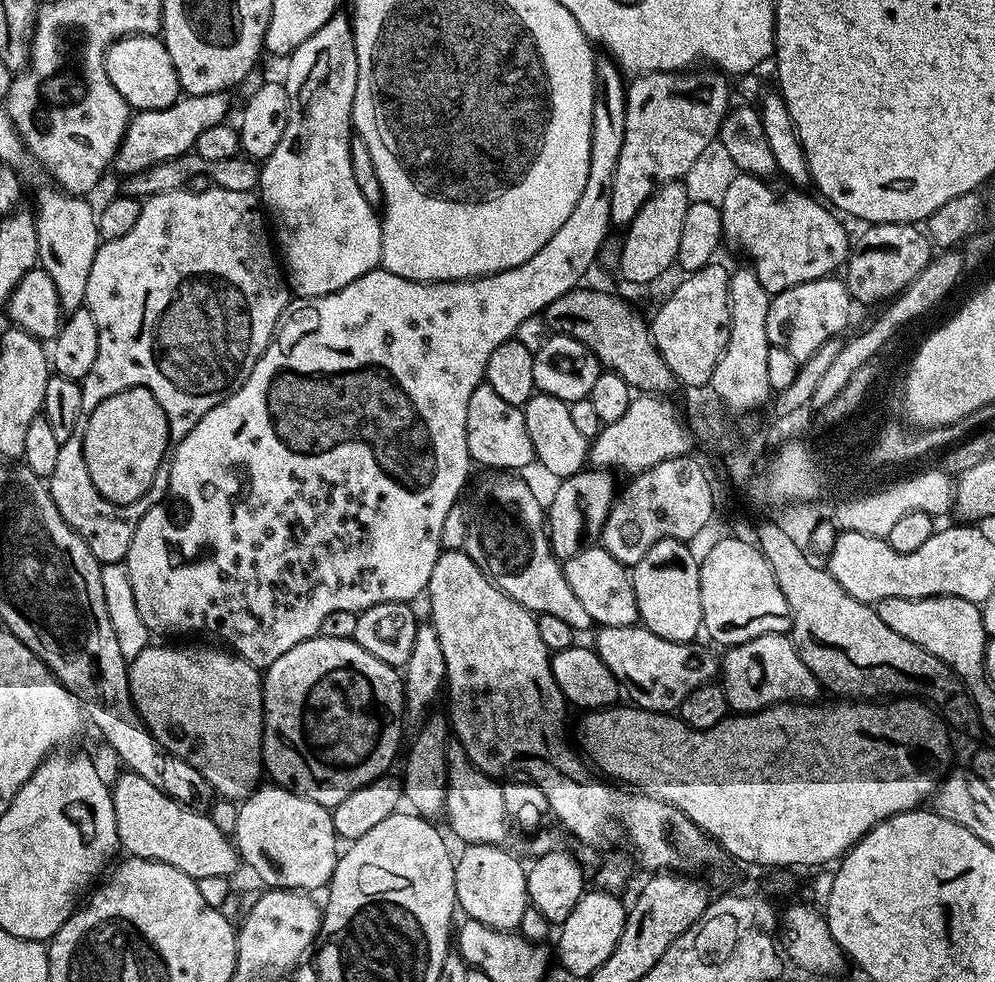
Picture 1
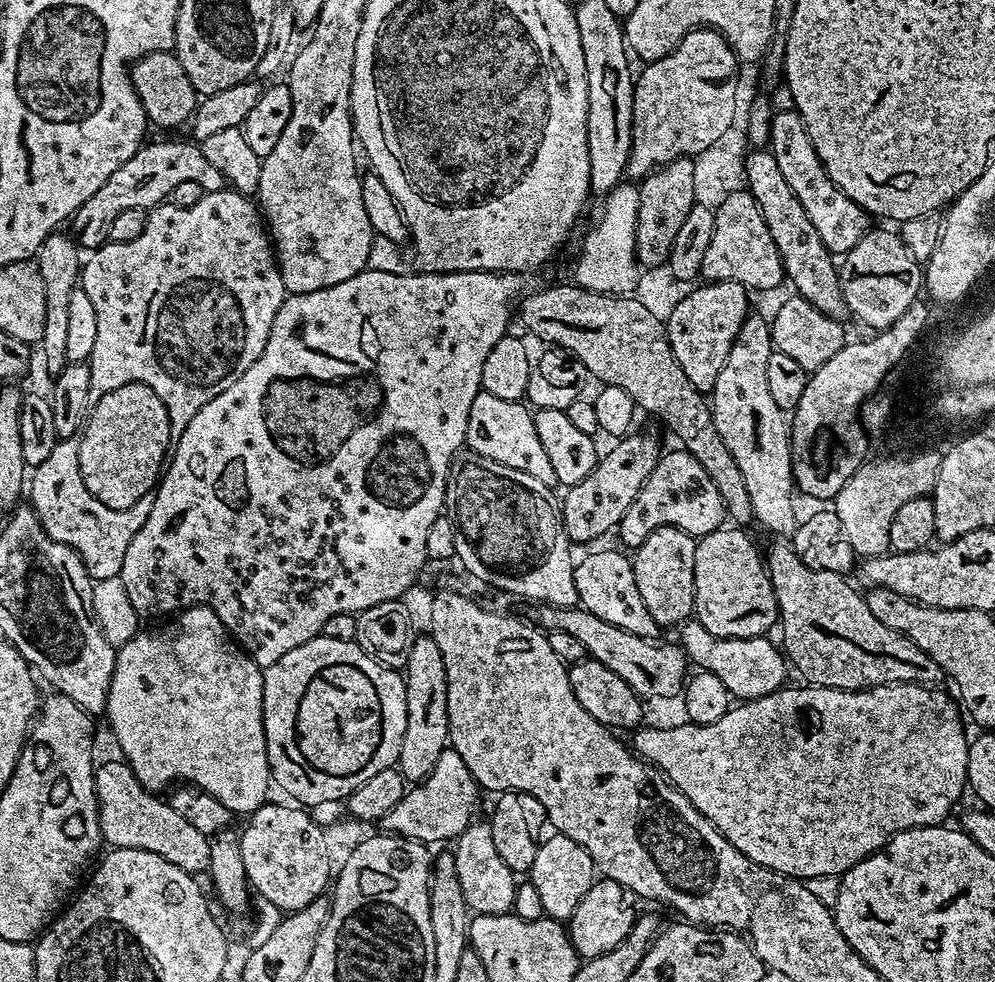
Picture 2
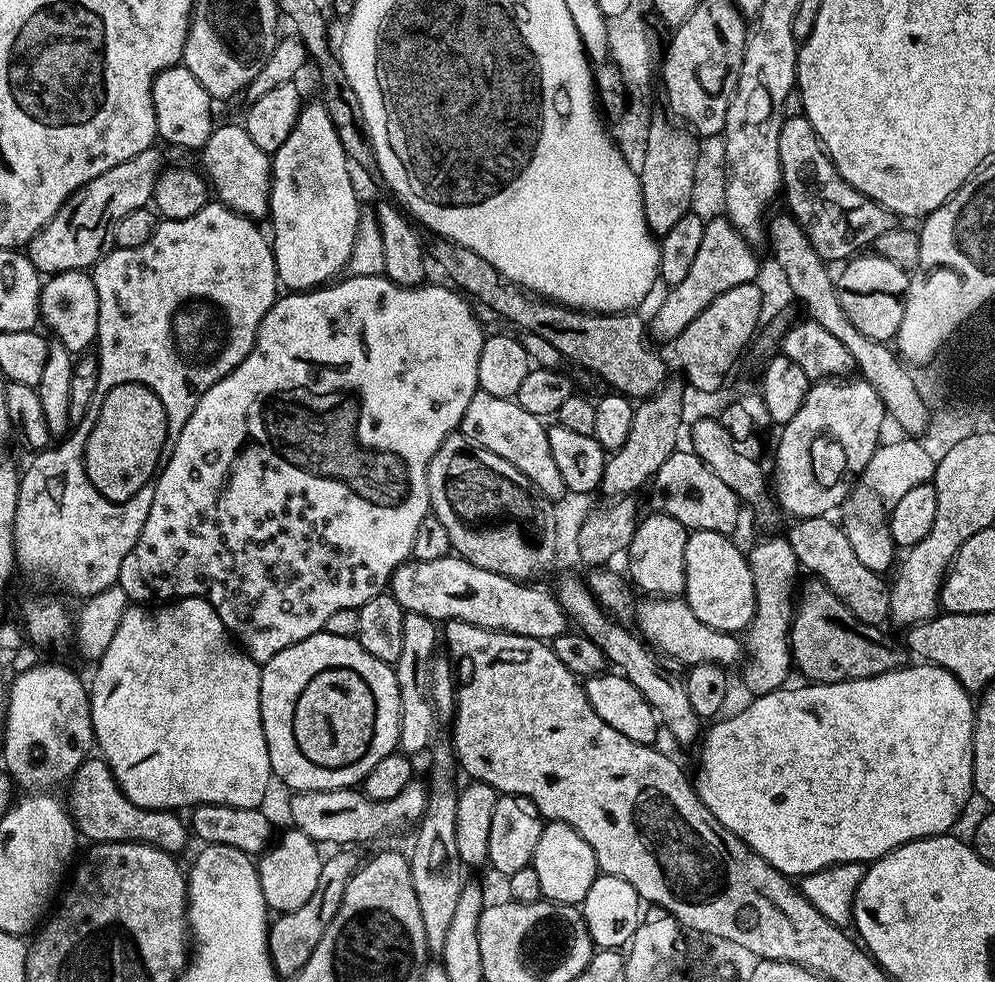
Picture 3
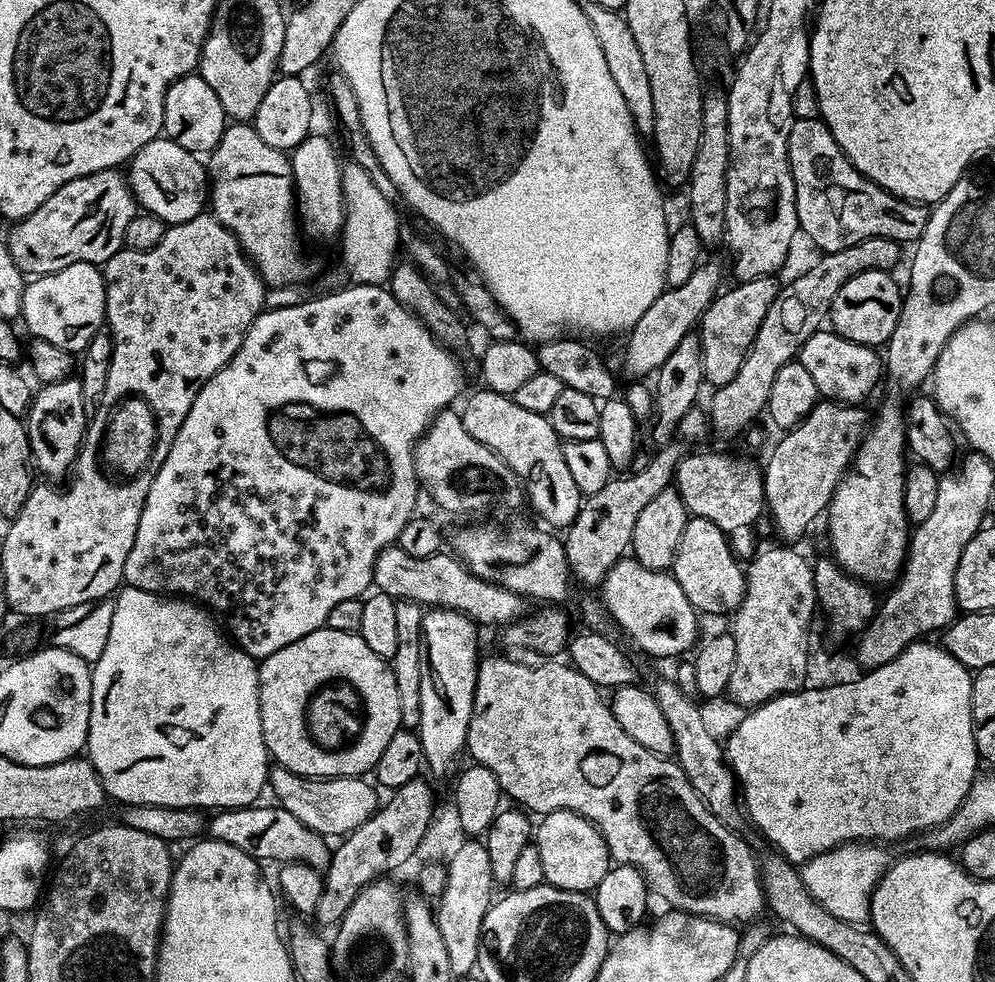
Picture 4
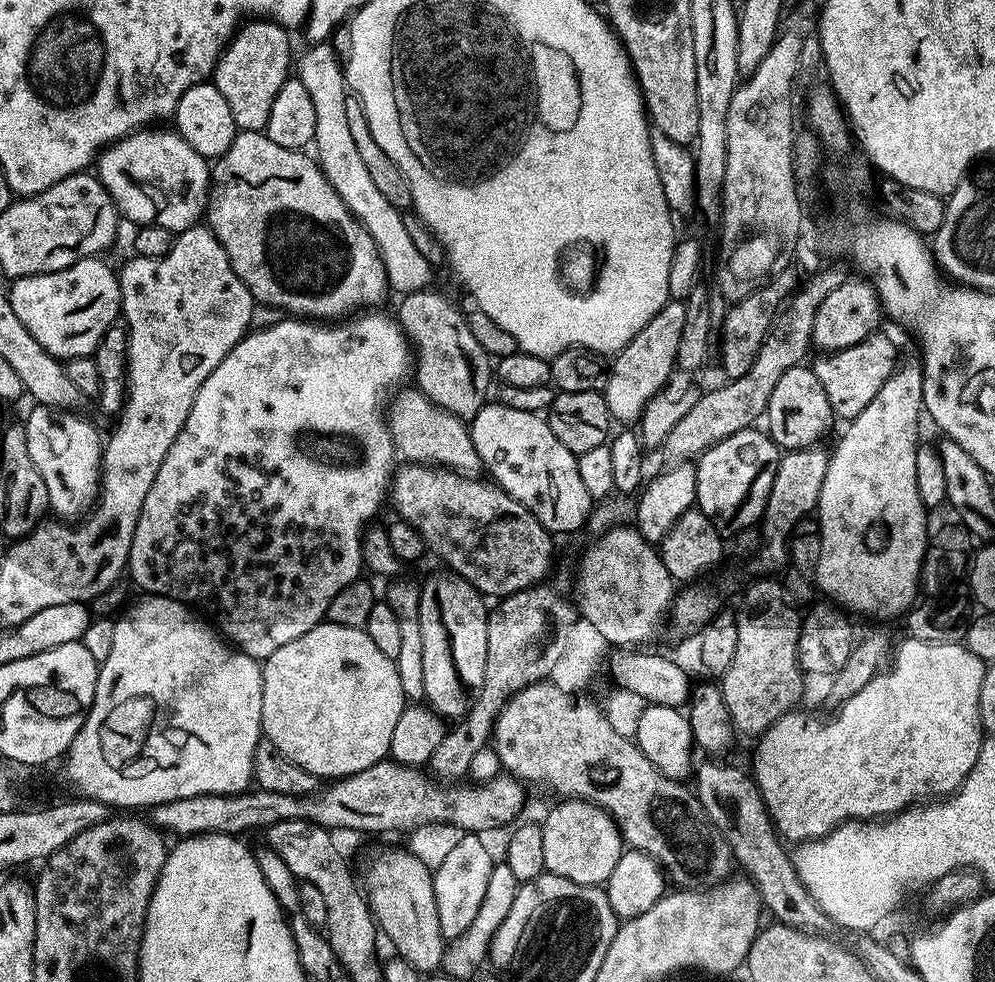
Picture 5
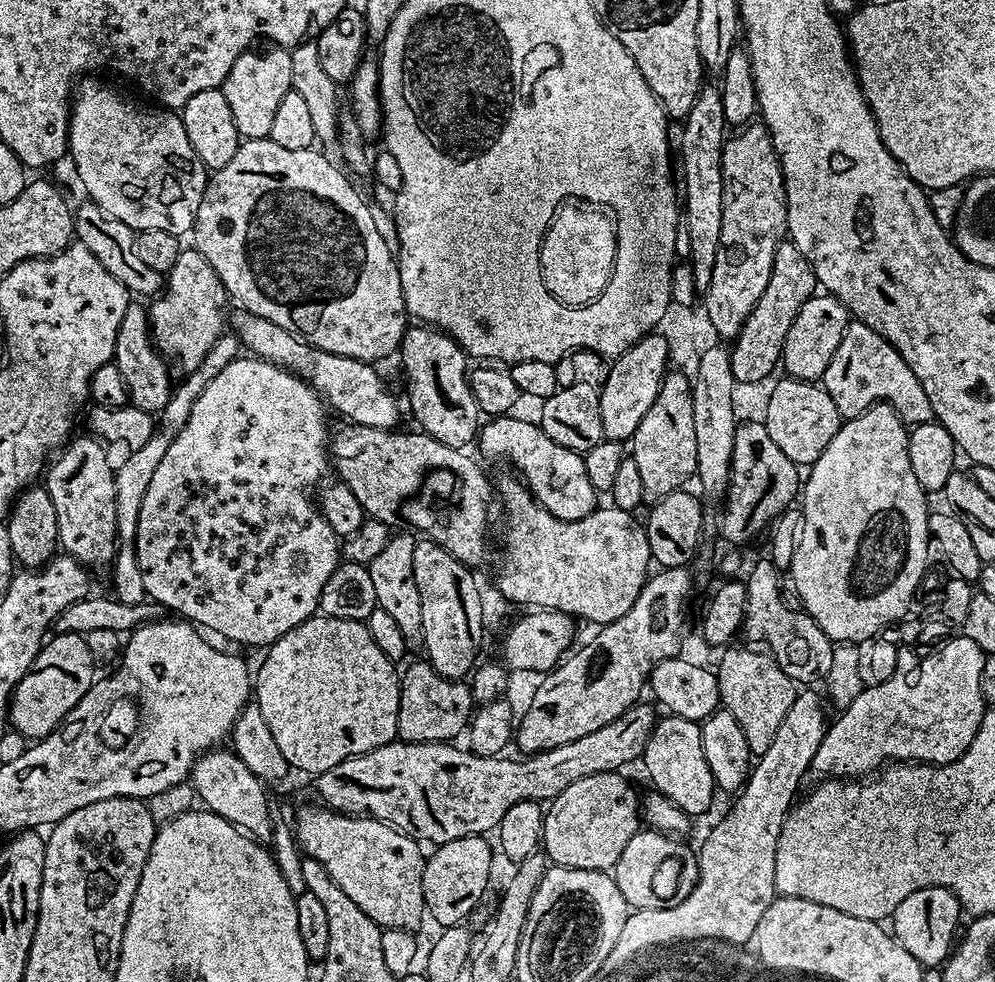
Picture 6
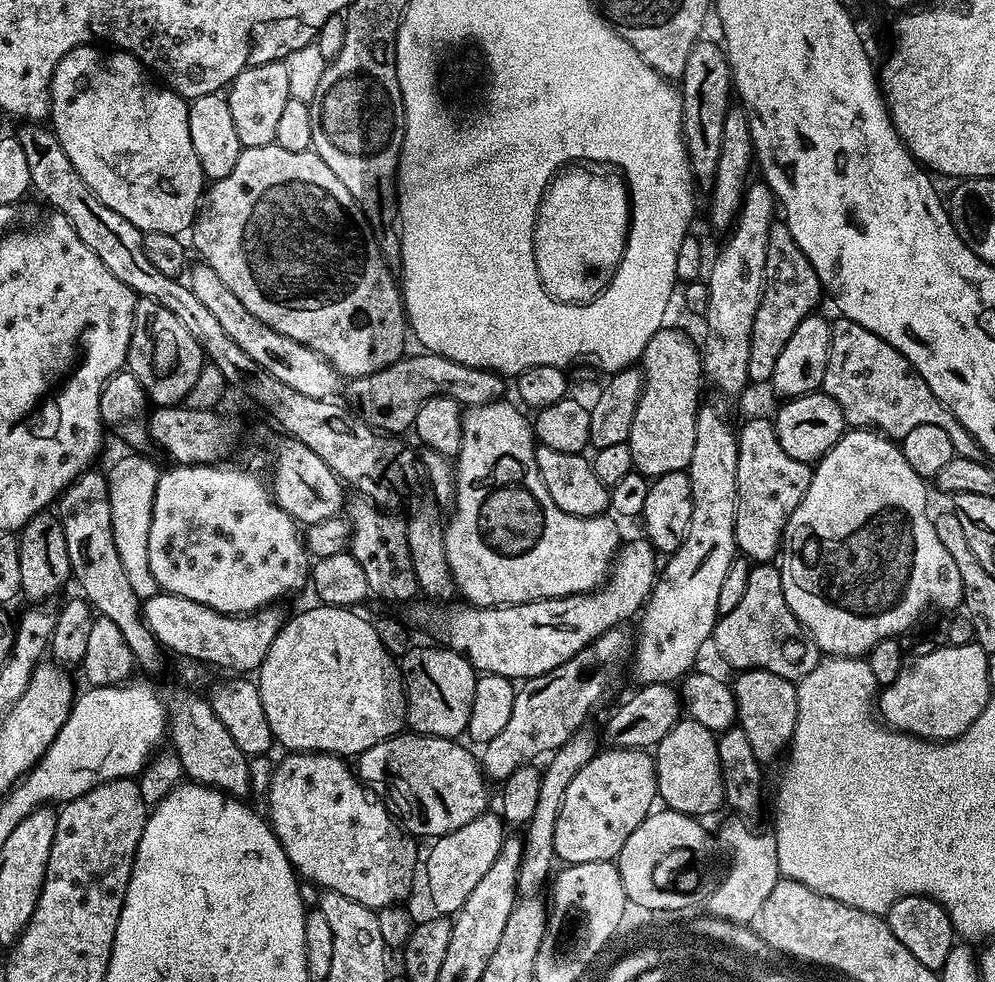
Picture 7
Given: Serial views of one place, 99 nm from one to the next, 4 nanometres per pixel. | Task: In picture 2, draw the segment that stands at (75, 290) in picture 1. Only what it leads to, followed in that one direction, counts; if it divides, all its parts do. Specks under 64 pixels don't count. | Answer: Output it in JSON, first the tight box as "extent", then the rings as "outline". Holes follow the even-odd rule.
{"extent":[34,230,82,374],"outline":[[[57,230],[47,236],[42,242],[34,259],[42,274],[42,290],[46,294],[46,326],[42,326],[42,338],[38,345],[39,351],[44,351],[44,364],[52,374],[64,369],[69,363],[66,354],[66,338],[69,327],[70,294],[78,286],[78,277],[82,267],[82,252],[77,241],[63,236],[63,231]]]}

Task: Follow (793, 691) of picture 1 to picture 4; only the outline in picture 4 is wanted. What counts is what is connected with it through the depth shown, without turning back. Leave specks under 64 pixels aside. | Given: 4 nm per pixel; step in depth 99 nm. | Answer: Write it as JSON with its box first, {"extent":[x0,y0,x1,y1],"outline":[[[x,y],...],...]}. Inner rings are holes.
{"extent":[602,558,698,656],"outline":[[[635,558],[617,560],[602,585],[602,603],[611,623],[617,624],[642,651],[648,656],[680,656],[683,652],[691,653],[697,647],[696,619],[698,613],[692,603],[682,594],[682,586],[672,577],[671,571],[655,572],[642,566]]]}

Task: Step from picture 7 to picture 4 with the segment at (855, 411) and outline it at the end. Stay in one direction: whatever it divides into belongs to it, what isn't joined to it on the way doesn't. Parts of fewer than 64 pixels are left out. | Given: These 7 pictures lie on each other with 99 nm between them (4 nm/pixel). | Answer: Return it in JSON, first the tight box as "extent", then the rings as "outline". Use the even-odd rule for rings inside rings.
{"extent":[798,330,882,405],"outline":[[[821,330],[810,334],[800,347],[798,357],[802,366],[810,373],[817,393],[824,400],[835,400],[837,404],[859,405],[876,388],[880,376],[882,380],[882,364],[876,361],[875,347],[859,344],[840,336],[834,330]]]}

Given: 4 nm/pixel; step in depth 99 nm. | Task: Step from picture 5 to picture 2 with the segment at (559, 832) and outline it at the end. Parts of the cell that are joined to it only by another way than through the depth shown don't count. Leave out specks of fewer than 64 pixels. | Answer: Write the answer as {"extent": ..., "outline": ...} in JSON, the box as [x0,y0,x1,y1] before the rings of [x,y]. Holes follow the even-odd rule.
{"extent":[530,834,597,922],"outline":[[[562,834],[541,839],[540,849],[530,869],[530,883],[542,901],[544,916],[561,922],[571,921],[574,910],[578,910],[578,902],[586,898],[586,890],[597,879],[596,865],[592,863],[590,854],[574,838],[566,838]]]}

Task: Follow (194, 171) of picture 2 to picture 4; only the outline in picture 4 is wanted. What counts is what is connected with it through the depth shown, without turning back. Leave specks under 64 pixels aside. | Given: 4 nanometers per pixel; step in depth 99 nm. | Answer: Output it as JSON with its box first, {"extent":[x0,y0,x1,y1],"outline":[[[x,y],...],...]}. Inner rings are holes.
{"extent":[6,168,138,277],"outline":[[[107,168],[101,172],[95,172],[82,178],[74,178],[66,182],[34,214],[26,218],[15,221],[6,237],[6,243],[10,250],[10,258],[20,268],[20,271],[29,277],[45,276],[51,272],[62,270],[66,266],[74,266],[74,262],[90,262],[97,266],[103,266],[107,260],[124,247],[124,235],[126,234],[126,225],[130,218],[134,218],[138,211],[136,197],[133,196],[131,188],[123,171]]]}

